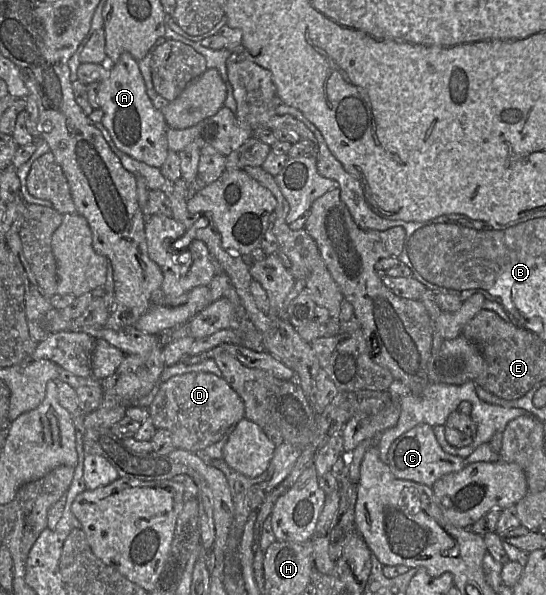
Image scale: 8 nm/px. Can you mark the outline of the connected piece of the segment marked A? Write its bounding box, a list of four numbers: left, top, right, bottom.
[99,52,168,168]

